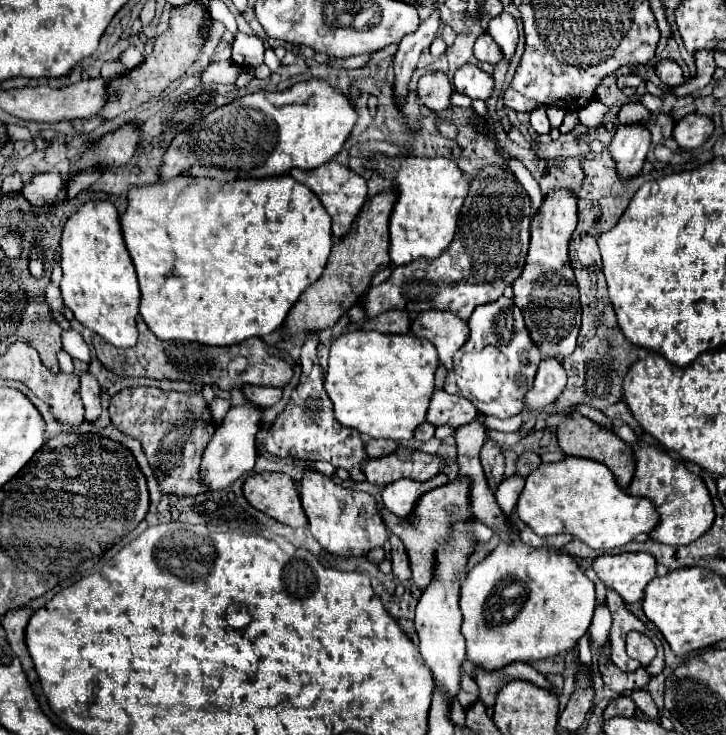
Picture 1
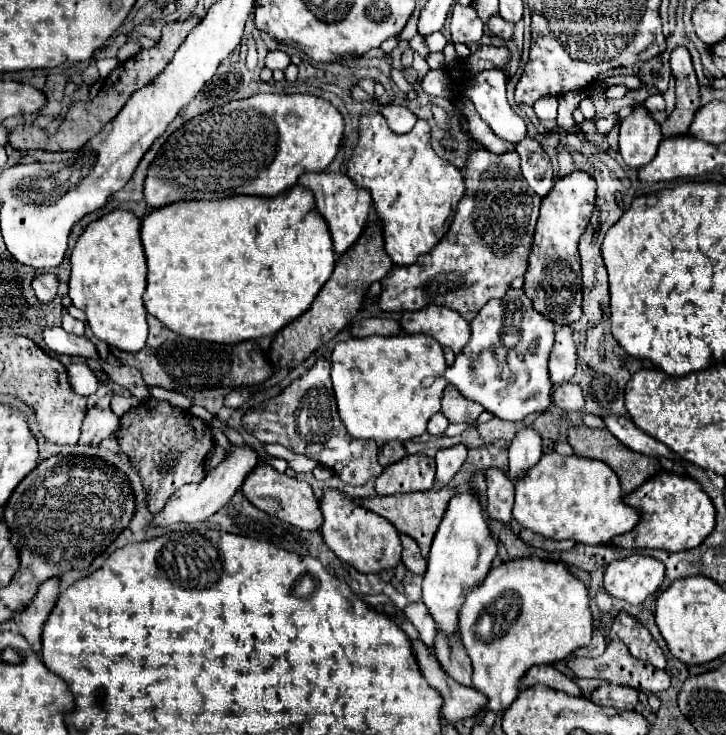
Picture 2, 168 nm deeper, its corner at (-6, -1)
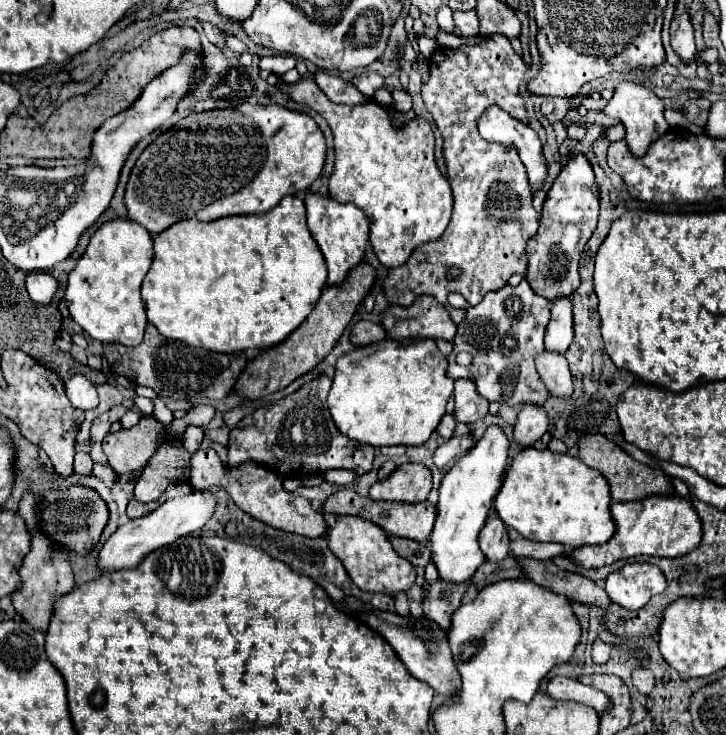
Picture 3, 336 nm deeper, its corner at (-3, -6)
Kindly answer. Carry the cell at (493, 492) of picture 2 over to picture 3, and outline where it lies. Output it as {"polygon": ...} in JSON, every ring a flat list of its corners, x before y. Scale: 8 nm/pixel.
{"polygon":[[497,515,489,517,485,527,481,529,479,545,481,545,481,551,485,553,487,561,491,561,491,563,499,563,509,555,509,535,507,535,503,521,499,521]]}

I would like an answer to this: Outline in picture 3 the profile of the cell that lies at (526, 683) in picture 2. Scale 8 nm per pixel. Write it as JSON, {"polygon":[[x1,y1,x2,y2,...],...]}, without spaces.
{"polygon":[[553,677,547,683,547,693,553,699,577,701,577,703,589,705,599,715,603,715,611,707,611,699,603,691,599,691,595,687,589,687,589,685,583,685,575,679,569,679,569,677]]}

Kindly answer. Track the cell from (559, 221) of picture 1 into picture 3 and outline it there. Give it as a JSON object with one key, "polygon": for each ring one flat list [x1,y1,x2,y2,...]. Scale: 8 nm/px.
{"polygon":[[573,155,569,161,563,165,561,173,553,181,551,193,547,193,545,205,543,205,543,215,539,221,539,231,537,235,527,243,527,257,529,257,529,273,527,281,531,287,547,297,549,301,555,301,555,297,569,297,573,291,579,287,579,259,585,251,585,245,589,237,593,235,597,227,597,217,599,217,599,185,595,183,595,173,591,163,587,161,585,155]]}

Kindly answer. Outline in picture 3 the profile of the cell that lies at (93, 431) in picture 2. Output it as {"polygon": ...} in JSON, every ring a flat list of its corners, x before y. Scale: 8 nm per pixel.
{"polygon":[[77,451,75,453,75,473,79,475,91,475,93,469,93,461,89,457,87,451]]}

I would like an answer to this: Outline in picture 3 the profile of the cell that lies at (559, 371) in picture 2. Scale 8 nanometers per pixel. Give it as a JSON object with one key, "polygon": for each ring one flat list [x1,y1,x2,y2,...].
{"polygon":[[559,297,551,307,551,321,545,333,545,347,565,353,573,341,573,313,571,299]]}

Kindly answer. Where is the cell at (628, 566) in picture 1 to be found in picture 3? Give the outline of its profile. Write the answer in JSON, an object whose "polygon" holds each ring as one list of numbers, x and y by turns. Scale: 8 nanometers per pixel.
{"polygon":[[627,563,621,571,607,577,605,589,613,603,635,611,647,605,653,595,663,593,667,581,659,567,649,563]]}

